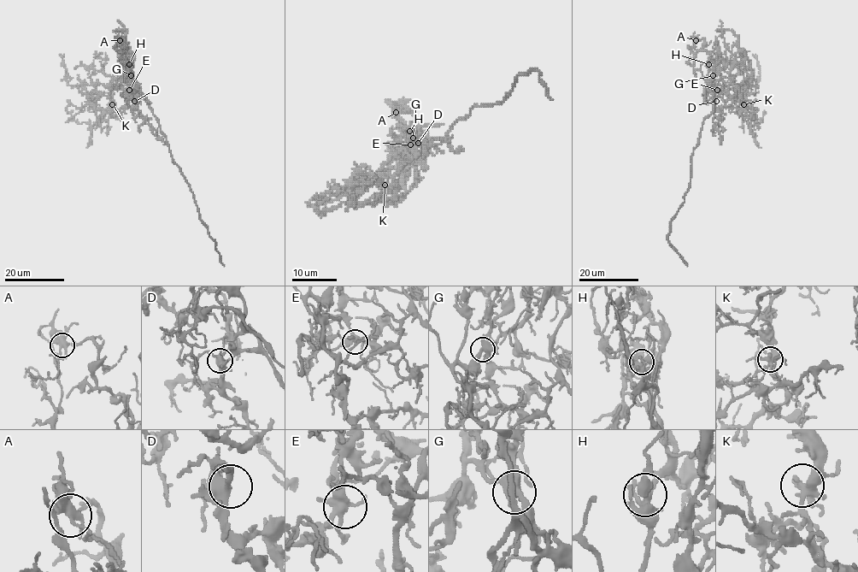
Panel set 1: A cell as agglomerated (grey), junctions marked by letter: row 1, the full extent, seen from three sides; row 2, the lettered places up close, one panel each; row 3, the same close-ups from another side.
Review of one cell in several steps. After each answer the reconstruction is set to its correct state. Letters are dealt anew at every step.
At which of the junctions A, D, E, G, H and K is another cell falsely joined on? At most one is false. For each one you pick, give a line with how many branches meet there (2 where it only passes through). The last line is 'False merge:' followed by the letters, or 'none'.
False merge: none

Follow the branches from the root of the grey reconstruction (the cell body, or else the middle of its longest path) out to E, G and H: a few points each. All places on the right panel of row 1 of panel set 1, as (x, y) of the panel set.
E: (704, 120), (713, 108), (710, 85), (717, 90)
G: (704, 120), (713, 108), (713, 94), (710, 91), (713, 76)
H: (704, 120), (713, 108), (710, 82), (707, 78), (708, 64)

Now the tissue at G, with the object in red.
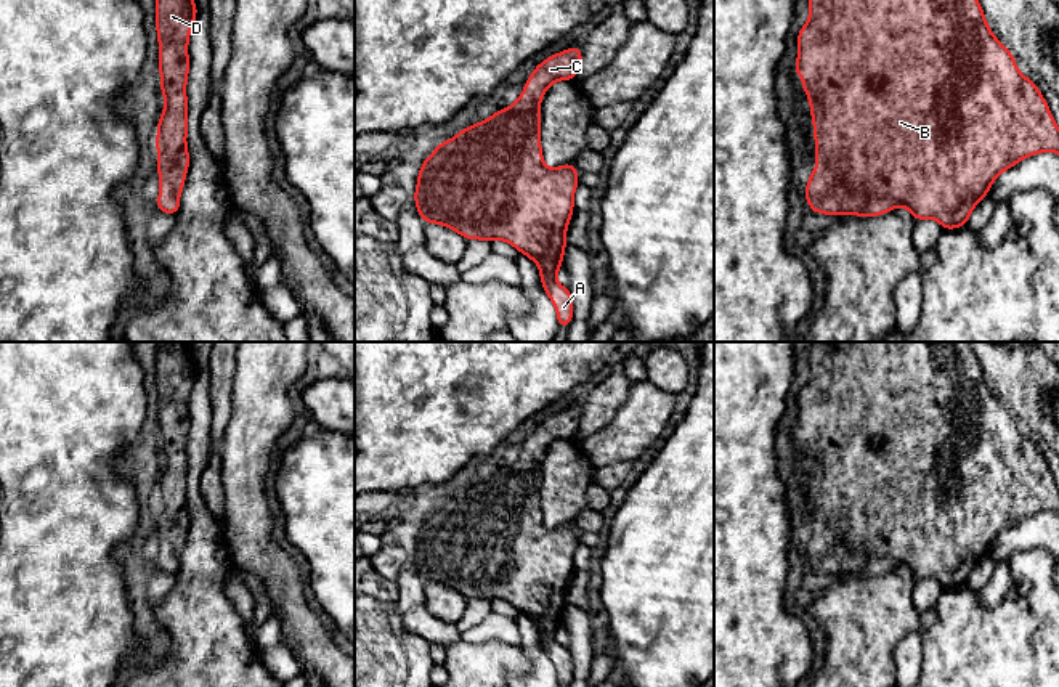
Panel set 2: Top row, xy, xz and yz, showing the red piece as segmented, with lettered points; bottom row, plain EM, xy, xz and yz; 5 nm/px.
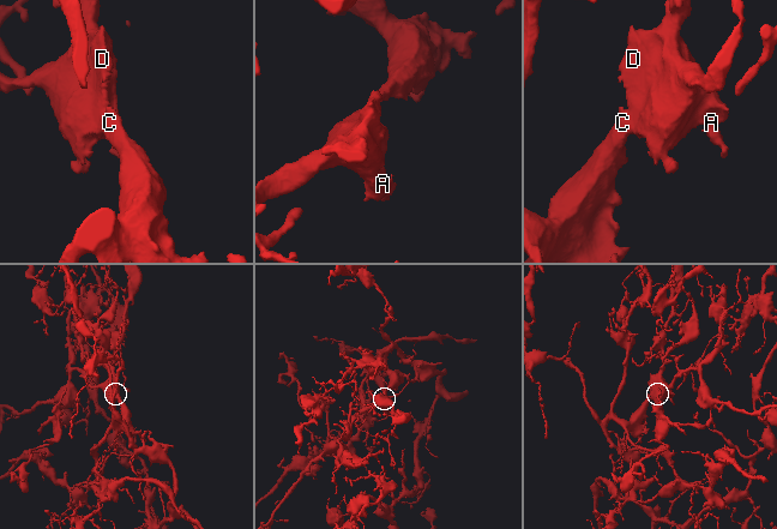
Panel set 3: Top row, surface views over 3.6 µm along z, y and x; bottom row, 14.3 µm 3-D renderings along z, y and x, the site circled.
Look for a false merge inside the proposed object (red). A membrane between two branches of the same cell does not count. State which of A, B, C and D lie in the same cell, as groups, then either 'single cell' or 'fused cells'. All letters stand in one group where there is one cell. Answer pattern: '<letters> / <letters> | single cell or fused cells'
A B C D | single cell

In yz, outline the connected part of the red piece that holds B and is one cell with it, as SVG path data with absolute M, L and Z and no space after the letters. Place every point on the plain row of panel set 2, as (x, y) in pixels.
M814 342L809 355L809 382L797 390L797 421L793 437L802 433L802 451L810 456L814 499L817 502L815 523L805 544L805 559L812 573L855 576L878 576L895 567L907 567L915 581L934 578L943 589L968 584L972 568L982 560L995 538L1019 520L1038 512L1059 514L1059 488L1046 459L1032 438L1024 437L1016 417L988 388L985 374L968 342Z

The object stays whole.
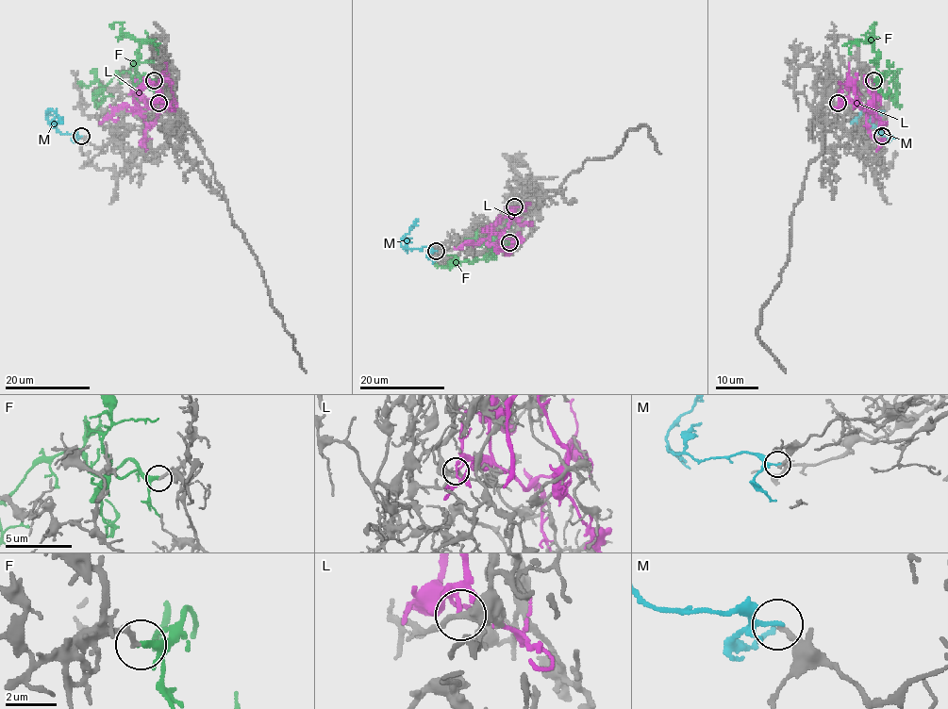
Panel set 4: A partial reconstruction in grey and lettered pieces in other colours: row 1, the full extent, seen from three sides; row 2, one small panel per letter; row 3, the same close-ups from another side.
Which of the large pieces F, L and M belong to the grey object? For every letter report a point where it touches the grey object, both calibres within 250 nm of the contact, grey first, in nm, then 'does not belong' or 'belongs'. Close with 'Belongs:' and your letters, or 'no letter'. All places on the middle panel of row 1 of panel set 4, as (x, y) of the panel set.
F: (509, 242) | 240/260 nm | belongs
L: (514, 206) | 200/150 nm | does not belong
M: (436, 251) | 220/130 nm | does not belong
Belongs: F

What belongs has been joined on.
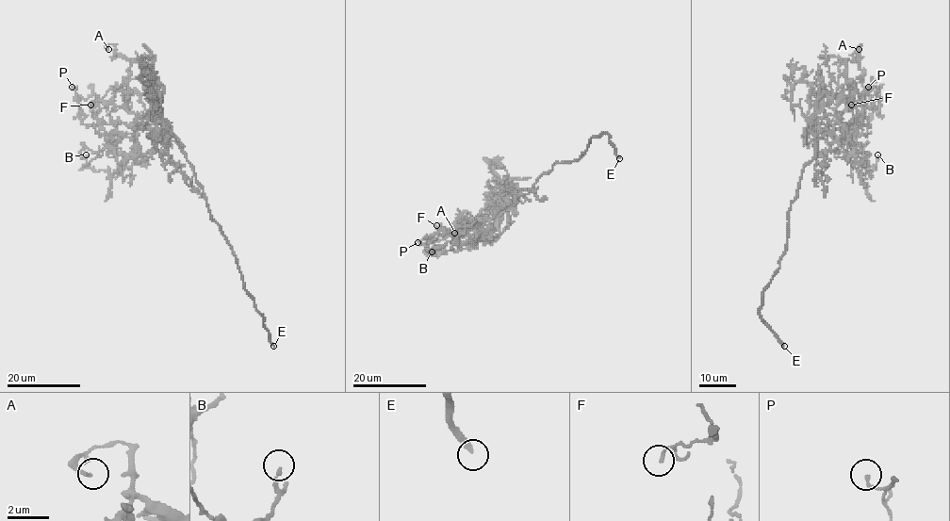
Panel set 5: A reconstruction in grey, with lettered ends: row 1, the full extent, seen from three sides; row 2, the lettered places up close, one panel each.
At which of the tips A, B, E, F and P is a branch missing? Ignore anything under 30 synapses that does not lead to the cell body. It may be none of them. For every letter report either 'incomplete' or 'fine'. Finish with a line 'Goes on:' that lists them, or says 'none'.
A: fine
B: fine
E: incomplete
F: fine
P: fine
Goes on: E

